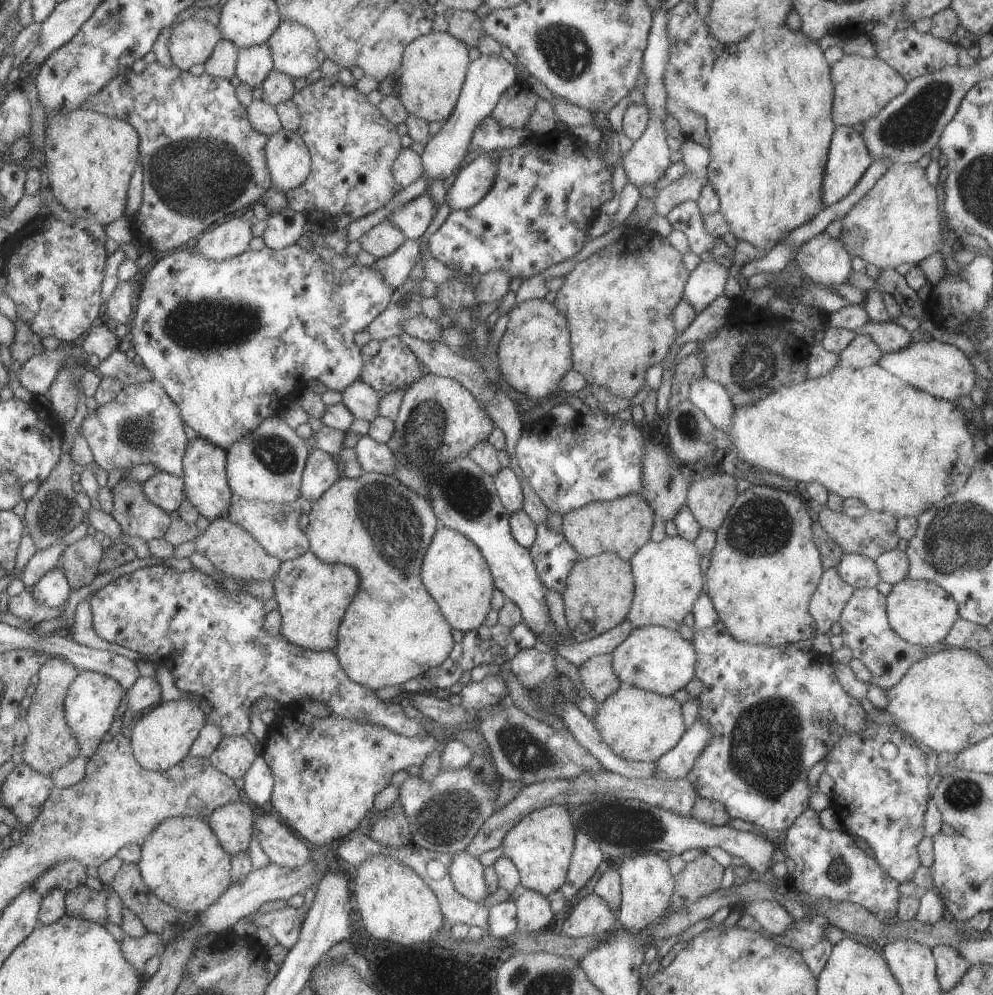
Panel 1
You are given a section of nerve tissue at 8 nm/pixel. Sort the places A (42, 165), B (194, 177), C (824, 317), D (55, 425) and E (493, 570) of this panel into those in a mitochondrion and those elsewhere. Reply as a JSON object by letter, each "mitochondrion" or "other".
{"A":"other","B":"mitochondrion","C":"other","D":"other","E":"other"}

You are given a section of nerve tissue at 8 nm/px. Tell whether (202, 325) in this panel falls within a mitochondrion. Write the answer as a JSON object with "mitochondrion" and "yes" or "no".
{"mitochondrion":"yes"}

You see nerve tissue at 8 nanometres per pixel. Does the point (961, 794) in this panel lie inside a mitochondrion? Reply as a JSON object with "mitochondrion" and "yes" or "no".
{"mitochondrion":"yes"}

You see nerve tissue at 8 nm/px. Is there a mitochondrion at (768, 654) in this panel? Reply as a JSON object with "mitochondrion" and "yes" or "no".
{"mitochondrion":"no"}

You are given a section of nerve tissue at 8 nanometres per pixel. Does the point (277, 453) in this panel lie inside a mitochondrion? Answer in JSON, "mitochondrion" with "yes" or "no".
{"mitochondrion":"yes"}

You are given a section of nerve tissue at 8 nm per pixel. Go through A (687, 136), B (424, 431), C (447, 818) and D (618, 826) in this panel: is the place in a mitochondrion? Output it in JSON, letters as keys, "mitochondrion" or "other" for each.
{"A":"other","B":"mitochondrion","C":"mitochondrion","D":"mitochondrion"}

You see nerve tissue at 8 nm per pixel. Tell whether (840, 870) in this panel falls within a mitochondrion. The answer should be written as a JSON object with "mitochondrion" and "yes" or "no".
{"mitochondrion":"yes"}

